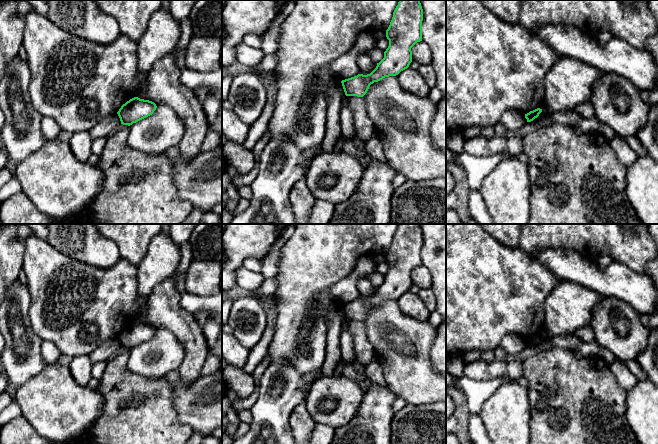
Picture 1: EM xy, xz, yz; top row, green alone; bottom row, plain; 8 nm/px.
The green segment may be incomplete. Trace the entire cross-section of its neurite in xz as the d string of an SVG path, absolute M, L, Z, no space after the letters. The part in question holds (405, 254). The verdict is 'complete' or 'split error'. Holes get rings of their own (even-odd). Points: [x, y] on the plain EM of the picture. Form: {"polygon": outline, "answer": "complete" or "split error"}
{"polygon": "M399 224L386 254L389 270L384 276L384 282L370 298L358 298L342 304L345 319L363 321L374 306L396 300L407 293L412 286L411 272L422 265L422 245L420 224Z", "answer": "complete"}

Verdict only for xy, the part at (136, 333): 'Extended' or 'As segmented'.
As segmented

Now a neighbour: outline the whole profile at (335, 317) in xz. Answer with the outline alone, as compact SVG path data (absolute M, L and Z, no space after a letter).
M333 304L326 315L327 340L326 358L321 368L322 376L330 377L341 358L340 334L344 328L346 319L340 304Z

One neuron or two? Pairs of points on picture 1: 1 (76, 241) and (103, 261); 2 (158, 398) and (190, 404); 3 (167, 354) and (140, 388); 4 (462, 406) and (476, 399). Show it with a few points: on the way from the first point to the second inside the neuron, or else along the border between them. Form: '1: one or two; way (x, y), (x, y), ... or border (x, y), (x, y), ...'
1: one; way (83, 242), (96, 254)
2: two; border (173, 388), (173, 404), (177, 419), (181, 423)
3: two; border (128, 364), (138, 375), (161, 377)
4: two; border (461, 390), (465, 394), (471, 412)

